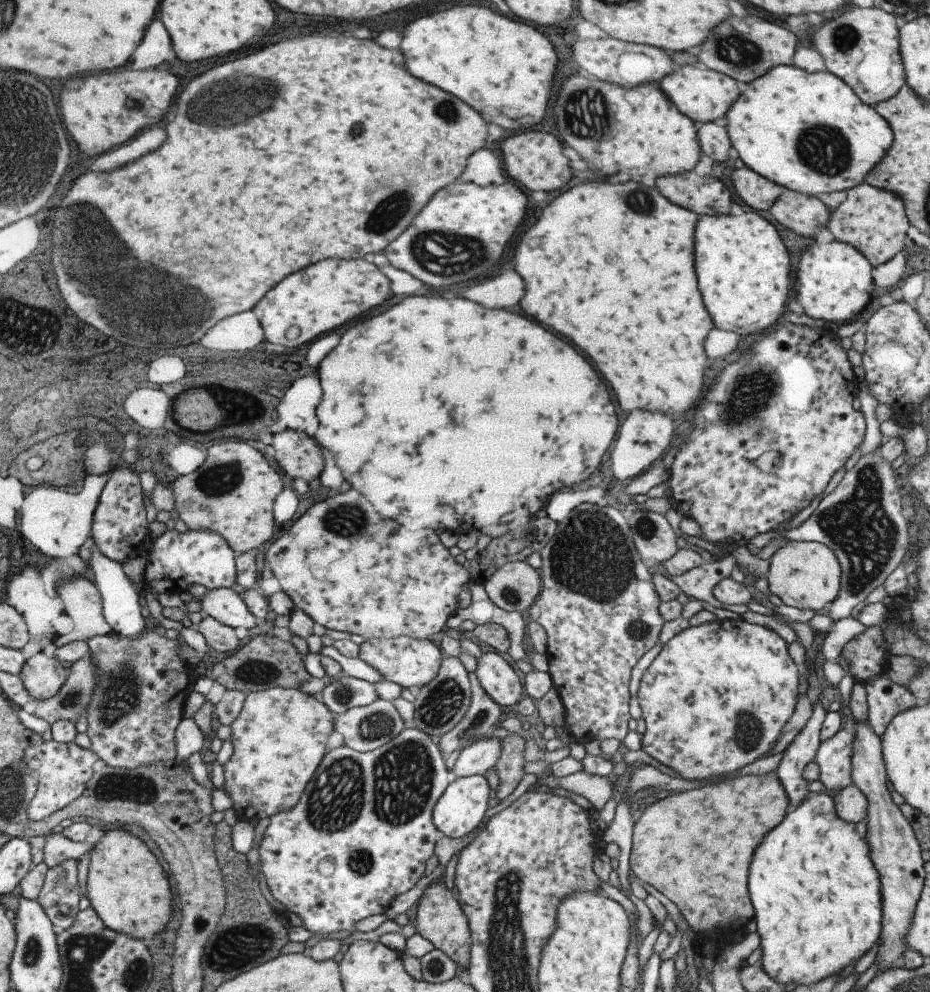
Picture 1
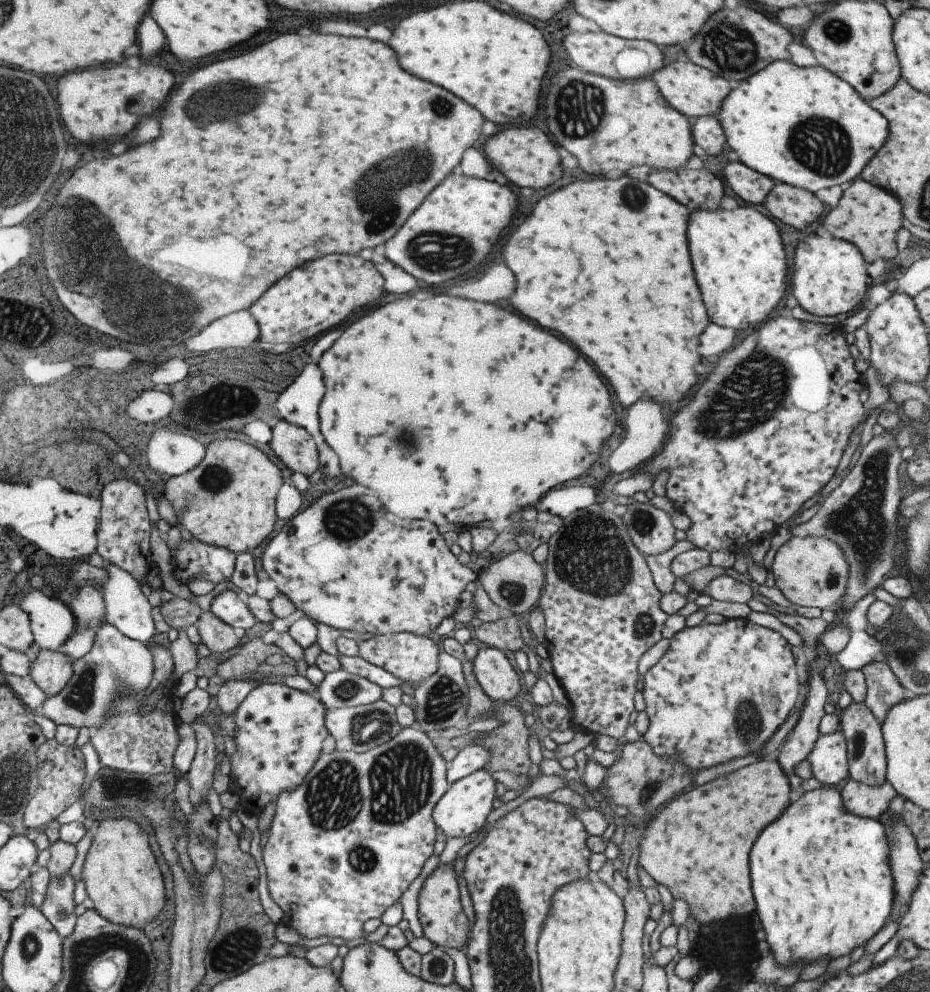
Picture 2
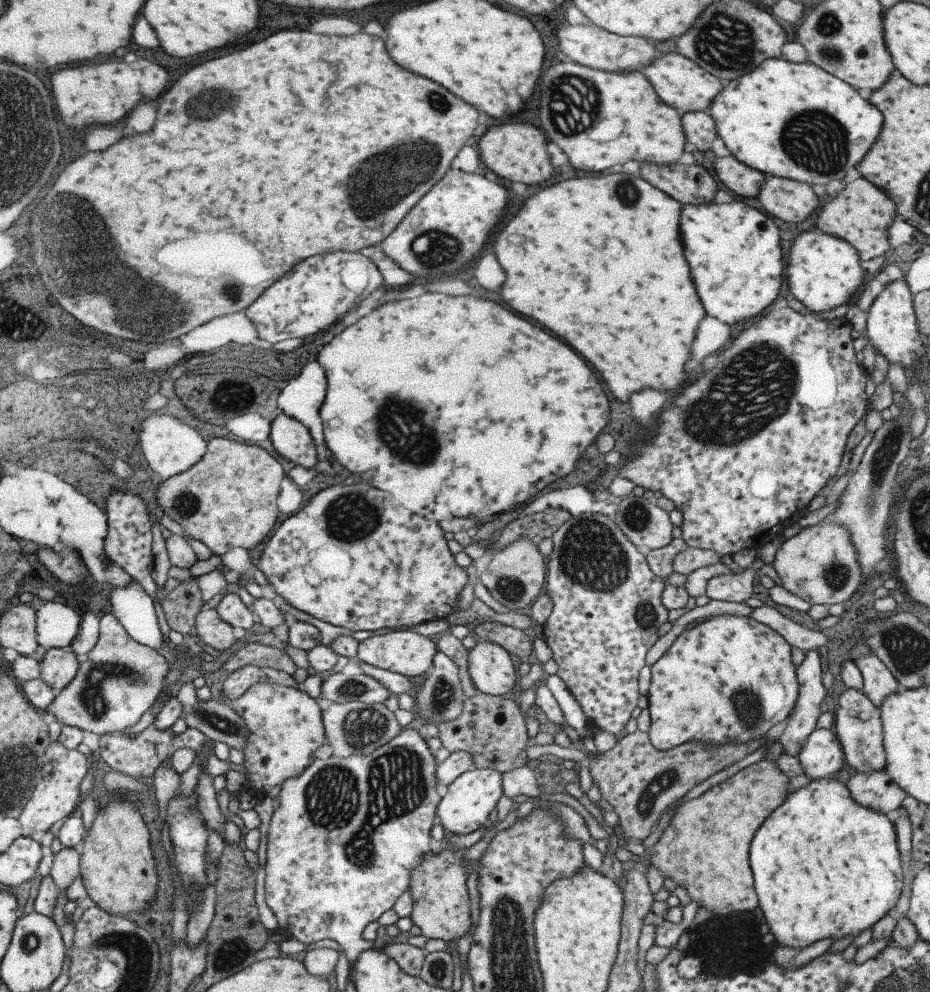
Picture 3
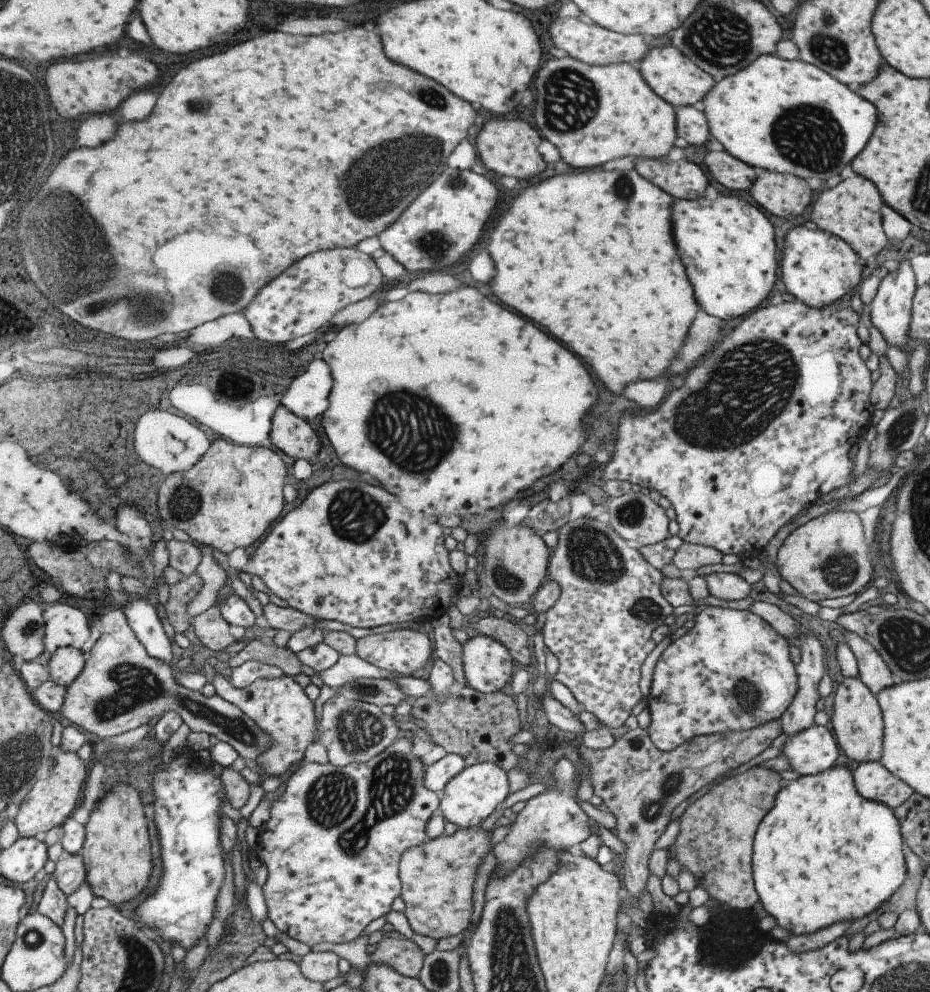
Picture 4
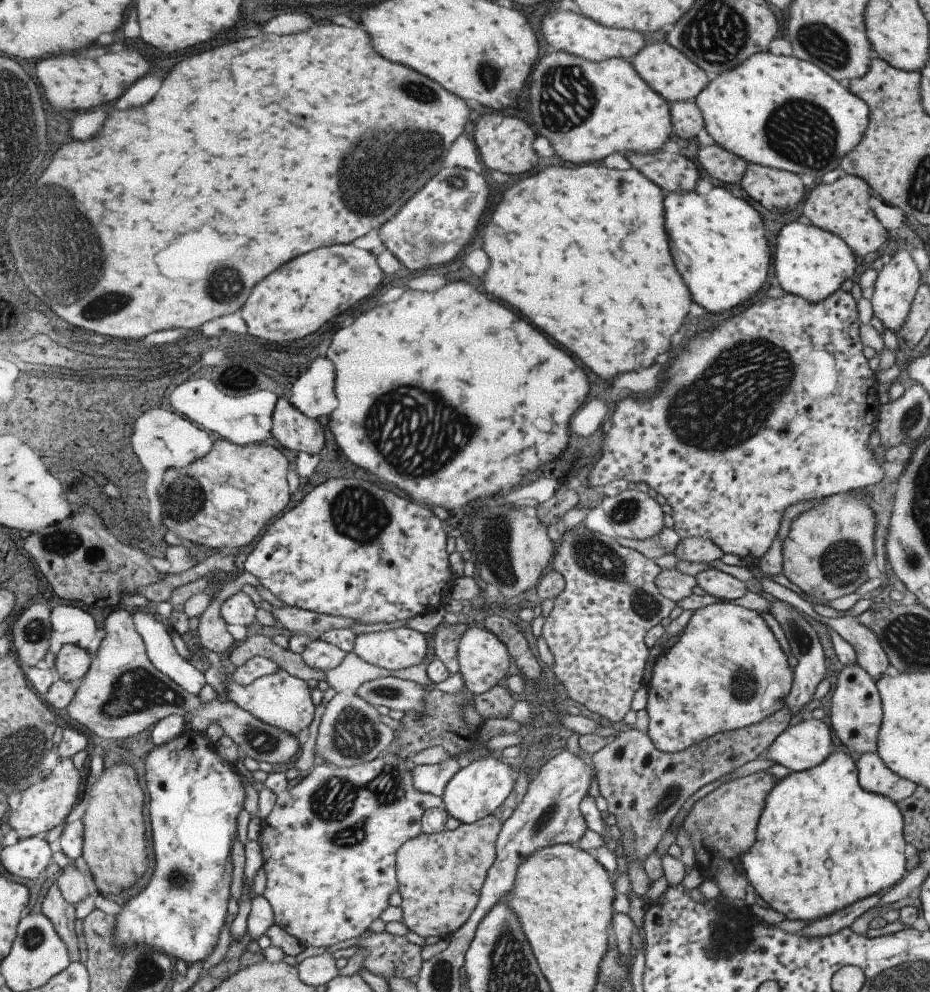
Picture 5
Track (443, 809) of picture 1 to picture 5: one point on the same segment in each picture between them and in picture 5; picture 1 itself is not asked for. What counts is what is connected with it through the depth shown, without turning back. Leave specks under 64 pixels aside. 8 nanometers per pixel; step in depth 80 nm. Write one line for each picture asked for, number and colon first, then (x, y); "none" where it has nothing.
2: (464, 809)
3: (465, 806)
4: (469, 798)
5: (479, 787)

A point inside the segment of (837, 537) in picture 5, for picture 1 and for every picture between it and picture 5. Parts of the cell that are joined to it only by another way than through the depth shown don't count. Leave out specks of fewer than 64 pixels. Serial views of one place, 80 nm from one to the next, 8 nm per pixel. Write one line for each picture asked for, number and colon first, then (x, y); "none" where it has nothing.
1: (805, 574)
2: (811, 571)
3: (818, 564)
4: (826, 557)

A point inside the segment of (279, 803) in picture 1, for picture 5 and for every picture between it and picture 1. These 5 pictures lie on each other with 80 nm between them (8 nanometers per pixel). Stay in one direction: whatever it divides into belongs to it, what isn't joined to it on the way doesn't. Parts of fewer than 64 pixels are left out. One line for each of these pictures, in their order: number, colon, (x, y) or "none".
2: (280, 730)
3: (285, 724)
4: (283, 709)
5: (281, 700)

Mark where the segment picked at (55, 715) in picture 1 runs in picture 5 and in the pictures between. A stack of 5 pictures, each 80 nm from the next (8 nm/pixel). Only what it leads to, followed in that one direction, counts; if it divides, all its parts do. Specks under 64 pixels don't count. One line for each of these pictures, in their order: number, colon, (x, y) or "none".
2: (116, 662)
3: (120, 678)
4: (122, 686)
5: (124, 693)

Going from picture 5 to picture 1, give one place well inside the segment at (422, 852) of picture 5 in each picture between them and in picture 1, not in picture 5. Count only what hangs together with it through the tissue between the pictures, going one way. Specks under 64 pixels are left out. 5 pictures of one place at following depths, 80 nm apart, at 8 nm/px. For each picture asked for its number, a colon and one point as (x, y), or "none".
1: (440, 918)
2: (440, 910)
3: (441, 905)
4: (438, 877)

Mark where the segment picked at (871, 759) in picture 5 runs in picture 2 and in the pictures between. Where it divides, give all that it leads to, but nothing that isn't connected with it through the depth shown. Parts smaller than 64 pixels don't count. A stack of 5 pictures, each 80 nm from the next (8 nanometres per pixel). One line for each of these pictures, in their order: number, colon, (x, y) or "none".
2: (857, 799)
3: (875, 791)
4: (872, 781)

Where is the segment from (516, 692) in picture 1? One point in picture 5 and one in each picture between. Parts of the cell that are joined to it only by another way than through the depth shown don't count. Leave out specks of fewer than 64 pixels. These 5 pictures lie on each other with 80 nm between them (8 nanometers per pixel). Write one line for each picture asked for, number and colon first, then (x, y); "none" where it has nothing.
2: (493, 671)
3: (492, 671)
4: (487, 665)
5: (484, 661)

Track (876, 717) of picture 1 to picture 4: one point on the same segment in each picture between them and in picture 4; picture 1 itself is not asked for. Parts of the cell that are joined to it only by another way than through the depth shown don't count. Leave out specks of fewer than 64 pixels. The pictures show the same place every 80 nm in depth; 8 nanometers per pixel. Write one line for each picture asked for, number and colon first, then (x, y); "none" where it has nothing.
2: (883, 690)
3: (878, 683)
4: (872, 671)

